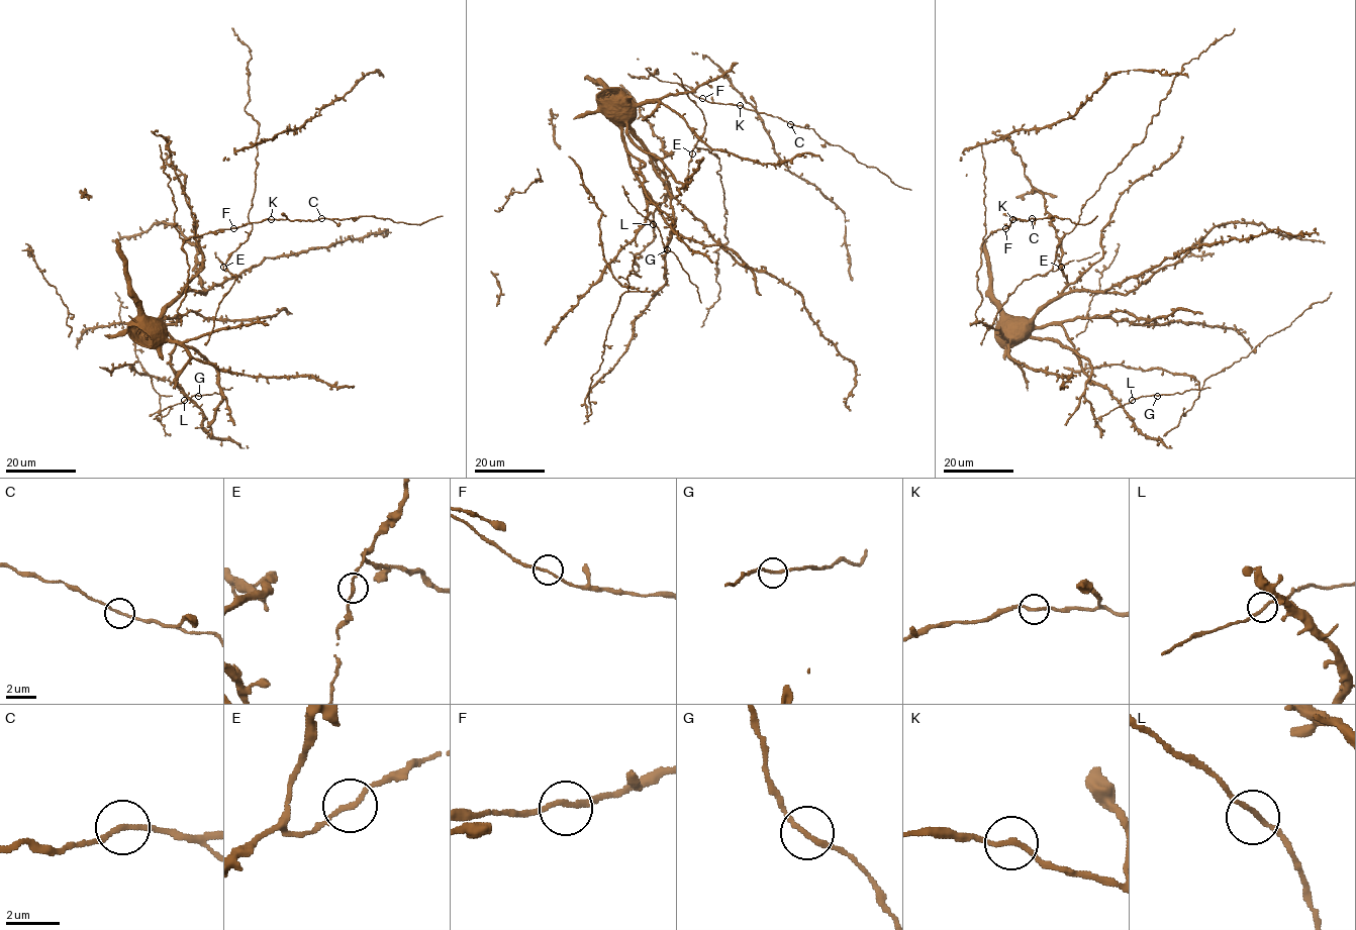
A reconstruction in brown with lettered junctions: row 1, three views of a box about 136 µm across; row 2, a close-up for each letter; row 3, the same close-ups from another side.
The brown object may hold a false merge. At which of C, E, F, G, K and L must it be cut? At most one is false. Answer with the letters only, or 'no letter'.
no letter

